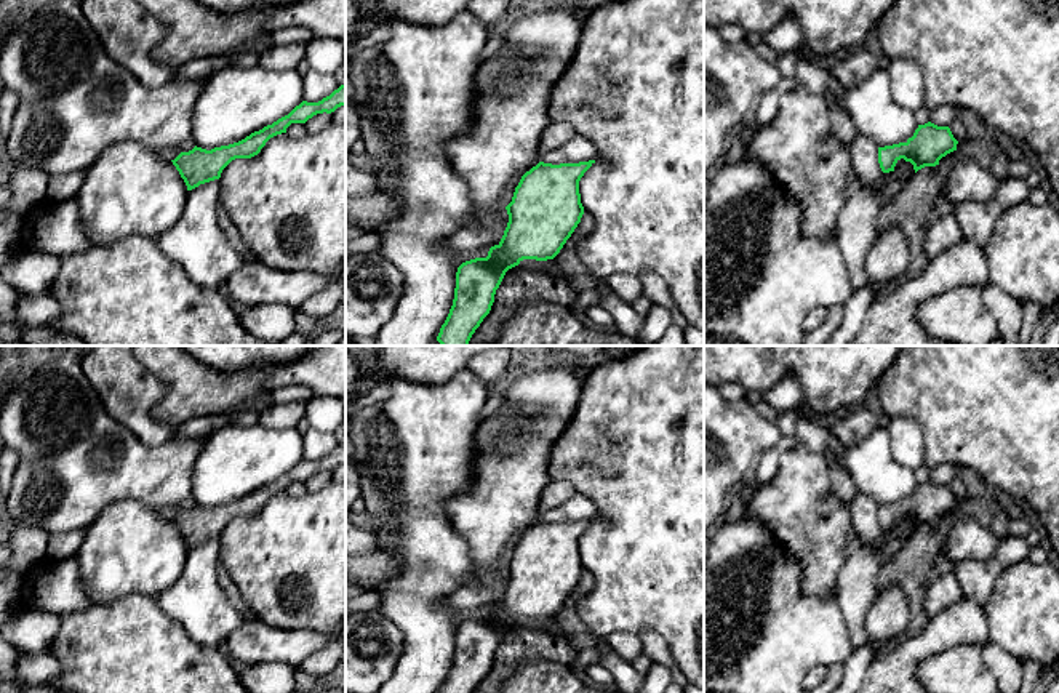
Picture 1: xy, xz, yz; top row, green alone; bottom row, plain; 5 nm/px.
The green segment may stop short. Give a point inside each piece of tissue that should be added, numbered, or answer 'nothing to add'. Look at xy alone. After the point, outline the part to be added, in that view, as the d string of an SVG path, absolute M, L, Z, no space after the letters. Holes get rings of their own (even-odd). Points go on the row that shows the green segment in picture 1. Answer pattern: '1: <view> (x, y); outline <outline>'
nothing to add

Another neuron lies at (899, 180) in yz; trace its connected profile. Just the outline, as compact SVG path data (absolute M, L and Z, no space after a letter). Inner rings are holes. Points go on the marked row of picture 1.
M904 158L897 160L896 166L889 173L883 173L883 187L881 189L870 189L870 192L877 197L880 206L888 205L893 198L904 192L910 181L915 176L913 165L905 162Z

